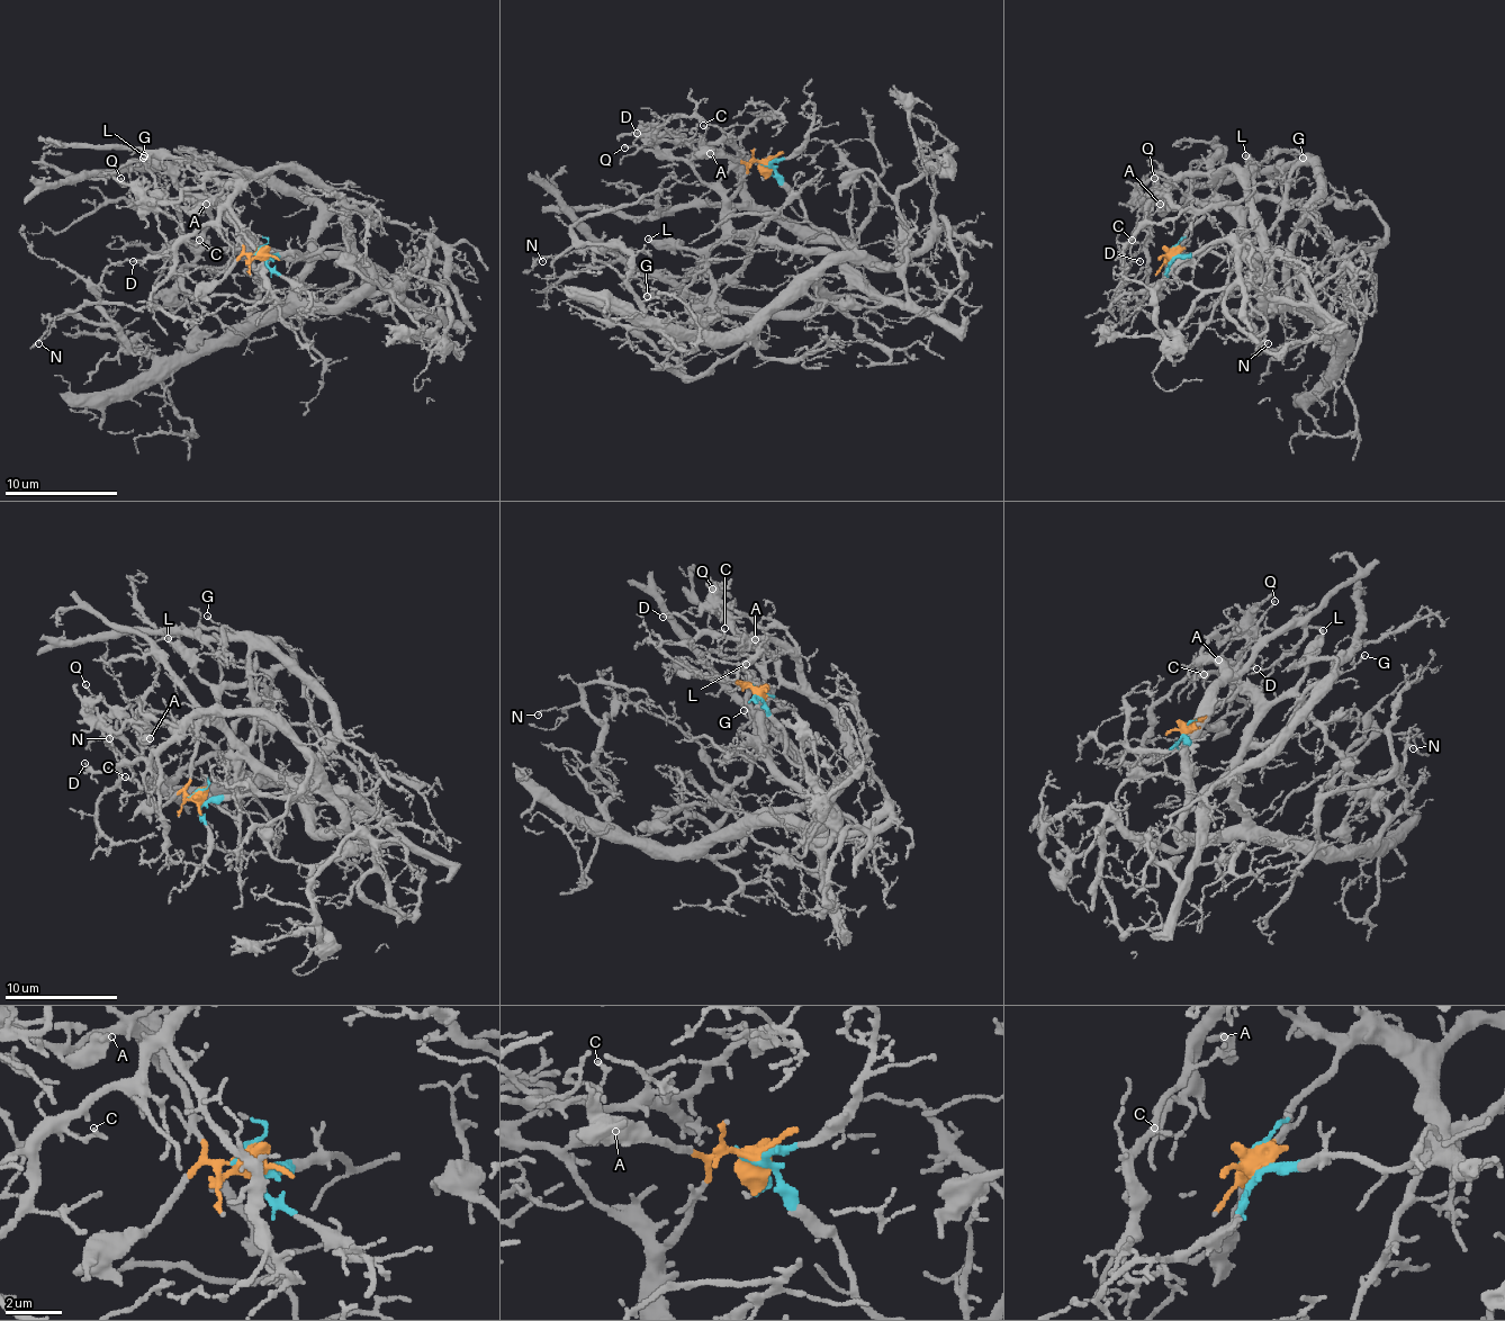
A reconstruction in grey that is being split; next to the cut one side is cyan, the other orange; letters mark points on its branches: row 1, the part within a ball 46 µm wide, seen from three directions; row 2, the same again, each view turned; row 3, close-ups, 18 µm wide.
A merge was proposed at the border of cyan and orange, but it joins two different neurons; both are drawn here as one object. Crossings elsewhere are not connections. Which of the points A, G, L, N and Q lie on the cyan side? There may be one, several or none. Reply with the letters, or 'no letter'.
G, N

